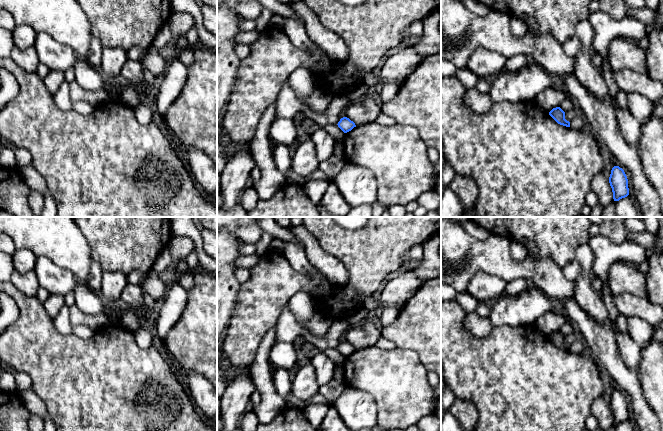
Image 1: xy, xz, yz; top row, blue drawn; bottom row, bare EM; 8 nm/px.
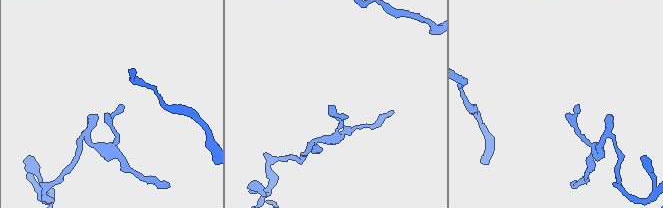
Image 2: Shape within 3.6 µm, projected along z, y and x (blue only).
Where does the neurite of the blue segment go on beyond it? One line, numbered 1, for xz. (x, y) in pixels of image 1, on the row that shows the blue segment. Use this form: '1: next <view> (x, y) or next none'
1: next none

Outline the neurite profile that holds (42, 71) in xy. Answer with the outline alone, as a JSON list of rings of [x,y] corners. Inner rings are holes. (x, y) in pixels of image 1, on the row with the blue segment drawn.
[[[40,63],[37,66],[36,69],[36,74],[41,78],[41,79],[45,79],[46,76],[49,74],[50,70],[47,66],[45,66],[44,64]]]

